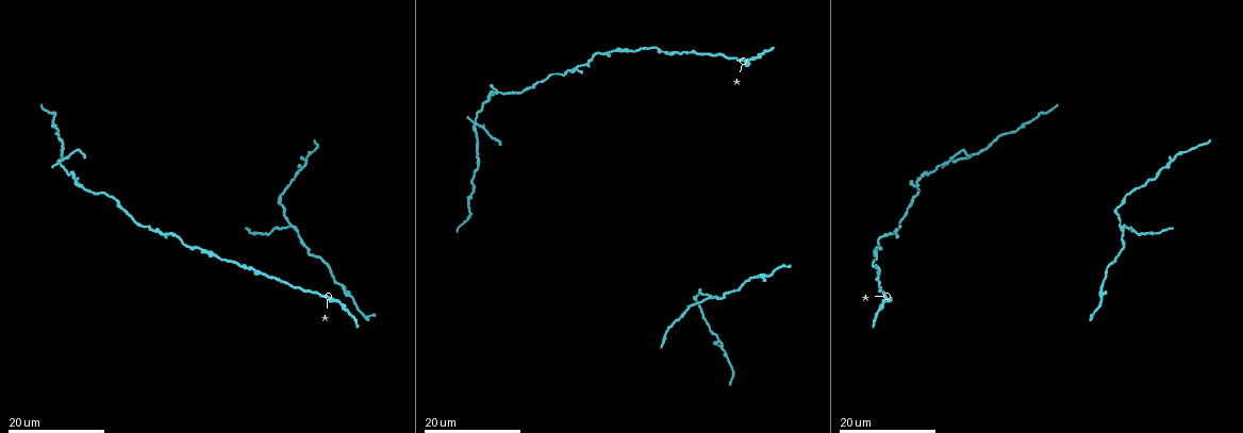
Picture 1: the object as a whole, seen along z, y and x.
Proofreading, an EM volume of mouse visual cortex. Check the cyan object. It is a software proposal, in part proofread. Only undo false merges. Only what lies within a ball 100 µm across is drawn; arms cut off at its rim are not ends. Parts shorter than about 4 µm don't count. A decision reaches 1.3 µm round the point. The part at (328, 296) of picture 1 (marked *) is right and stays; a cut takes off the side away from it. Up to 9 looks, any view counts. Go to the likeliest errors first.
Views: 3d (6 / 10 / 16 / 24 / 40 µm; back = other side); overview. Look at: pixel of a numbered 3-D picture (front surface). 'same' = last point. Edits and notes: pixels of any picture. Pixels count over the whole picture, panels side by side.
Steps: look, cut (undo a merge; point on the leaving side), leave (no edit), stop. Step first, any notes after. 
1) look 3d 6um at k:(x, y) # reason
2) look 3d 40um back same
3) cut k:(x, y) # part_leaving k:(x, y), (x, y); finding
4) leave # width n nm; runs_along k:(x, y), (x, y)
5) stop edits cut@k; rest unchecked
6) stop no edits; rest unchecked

look 3d 24um at 1:(475, 124) # looks like a crossing

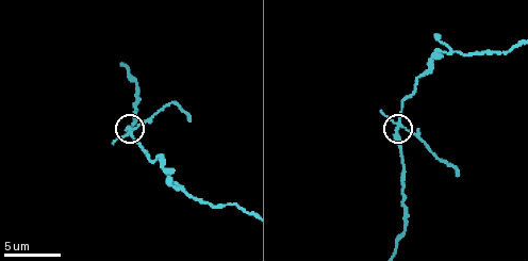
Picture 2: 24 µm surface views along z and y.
look 3d 6um at 2:(399, 124)

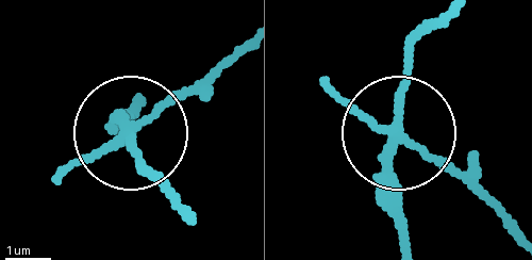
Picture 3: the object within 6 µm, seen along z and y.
cut 3:(179, 98) # width 230 nm; a second neuron is stuck on

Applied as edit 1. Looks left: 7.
look overview # see it whole again

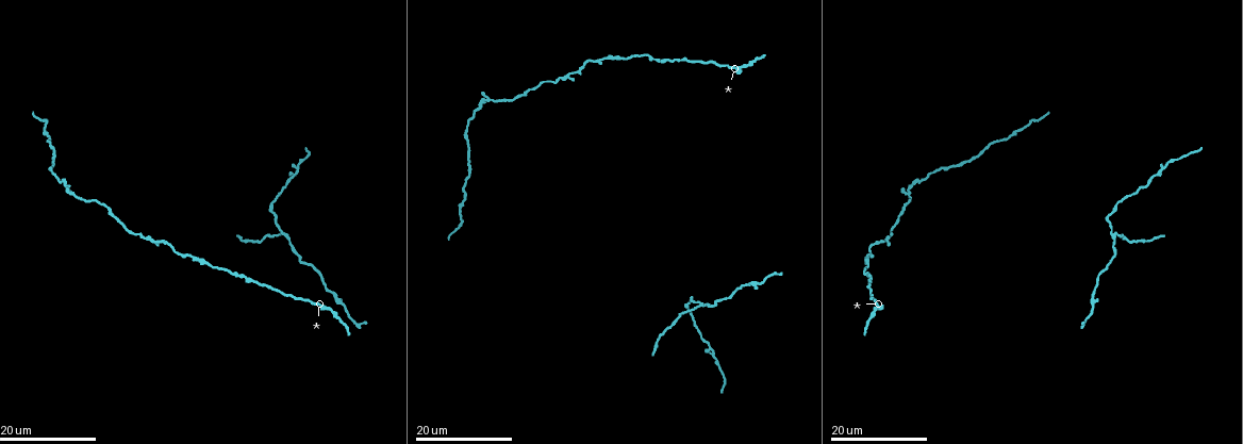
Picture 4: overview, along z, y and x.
look 3d 16um at 4:(284, 232) # thin arm on a thick one

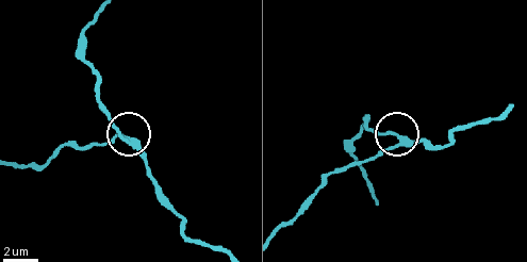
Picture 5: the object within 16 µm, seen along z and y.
look 3d 6um at 5:(128, 144) # zoom in

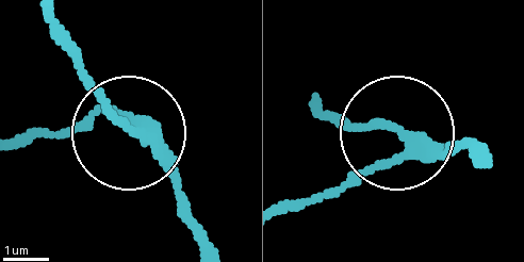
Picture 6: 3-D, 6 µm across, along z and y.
leave # width 260 nm; runs_along 6:(485, 147), (431, 154), (405, 143), (297, 205); all the same neuron

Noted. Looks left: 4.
look 3d 24um at 4:(713, 355) # three-way junction

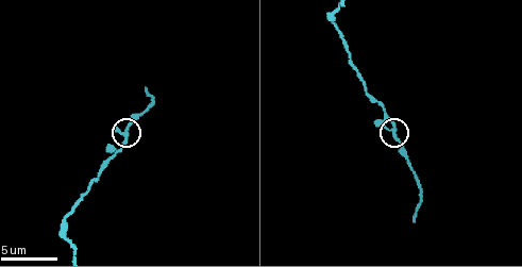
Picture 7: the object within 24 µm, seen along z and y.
look 3d 6um at 7:(127, 129)

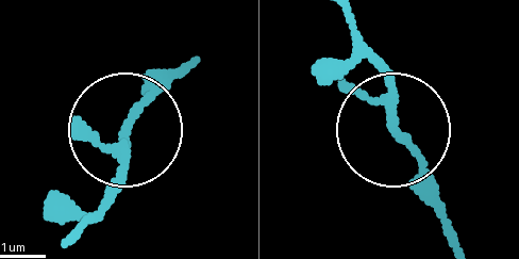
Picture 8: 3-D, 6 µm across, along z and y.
leave # runs_along 8:(72, 231), (114, 181), (126, 125), (174, 70); all the same neuron

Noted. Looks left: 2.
look 3d 24um at 4:(344, 303) # three arms meet

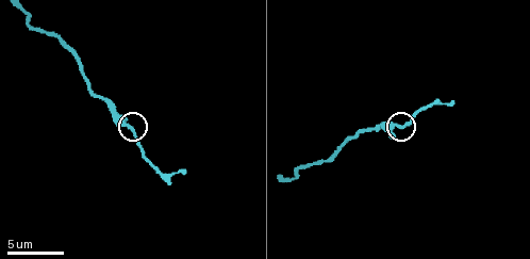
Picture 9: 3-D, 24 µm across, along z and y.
look 3d 6um at 9:(397, 127) # zoom in

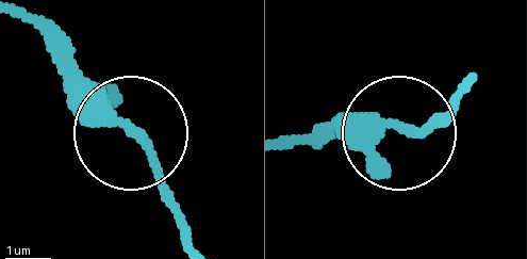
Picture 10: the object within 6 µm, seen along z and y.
leave # continuous, no second neuron

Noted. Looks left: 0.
stop edits cut@3; rest unchecked

